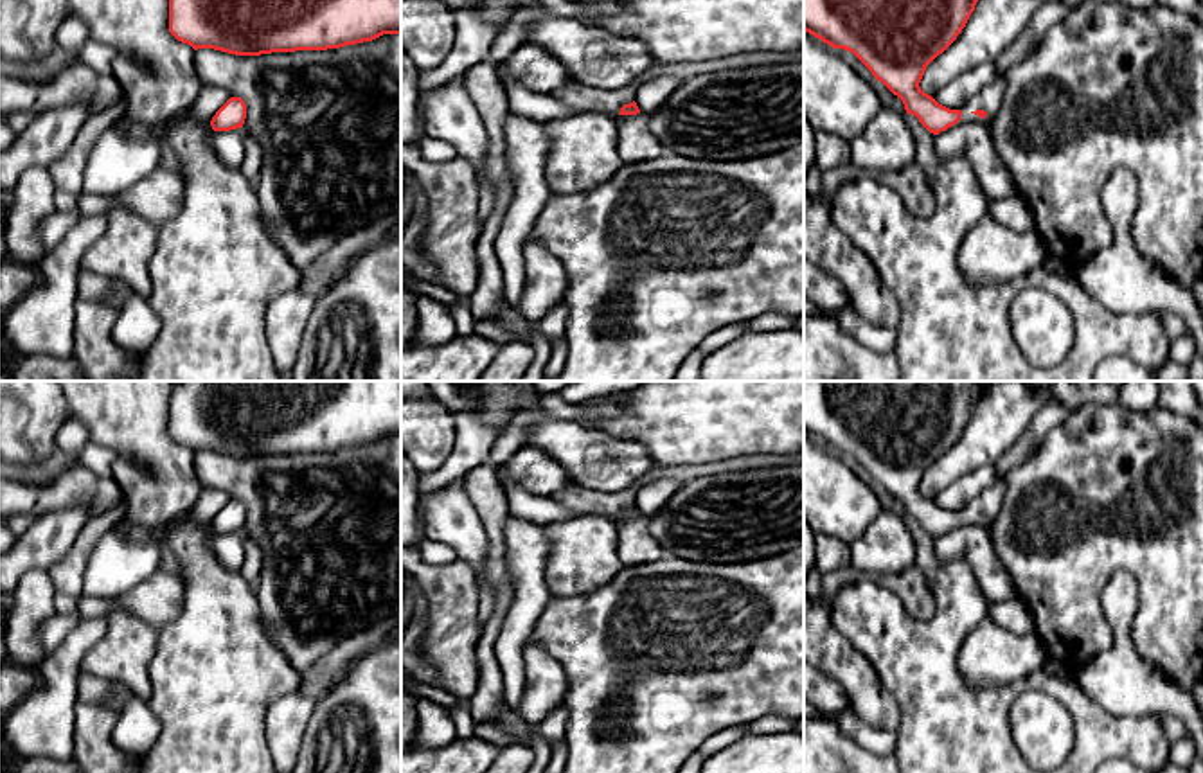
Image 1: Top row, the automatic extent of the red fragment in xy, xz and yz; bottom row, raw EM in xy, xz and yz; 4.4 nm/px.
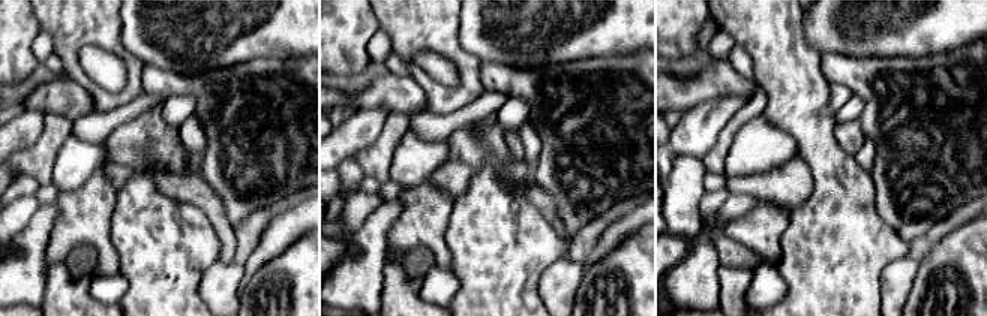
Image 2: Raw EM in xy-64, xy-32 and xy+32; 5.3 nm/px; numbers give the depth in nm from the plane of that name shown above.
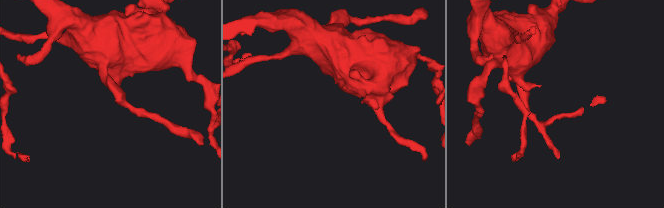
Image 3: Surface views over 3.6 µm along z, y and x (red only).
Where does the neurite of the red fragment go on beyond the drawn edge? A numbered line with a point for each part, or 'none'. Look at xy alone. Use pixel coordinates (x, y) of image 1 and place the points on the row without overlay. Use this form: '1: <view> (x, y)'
none

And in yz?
1: yz (989, 500)

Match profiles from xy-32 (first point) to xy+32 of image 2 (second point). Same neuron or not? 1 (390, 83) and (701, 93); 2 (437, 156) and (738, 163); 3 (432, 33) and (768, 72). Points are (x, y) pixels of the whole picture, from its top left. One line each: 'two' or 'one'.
1: one
2: one
3: one

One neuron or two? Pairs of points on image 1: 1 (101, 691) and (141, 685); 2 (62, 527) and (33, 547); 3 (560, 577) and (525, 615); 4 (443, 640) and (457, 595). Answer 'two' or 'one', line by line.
1: two
2: one
3: two
4: one

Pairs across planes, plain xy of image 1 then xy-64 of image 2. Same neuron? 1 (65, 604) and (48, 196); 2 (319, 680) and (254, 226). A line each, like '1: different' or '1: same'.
1: different
2: same

